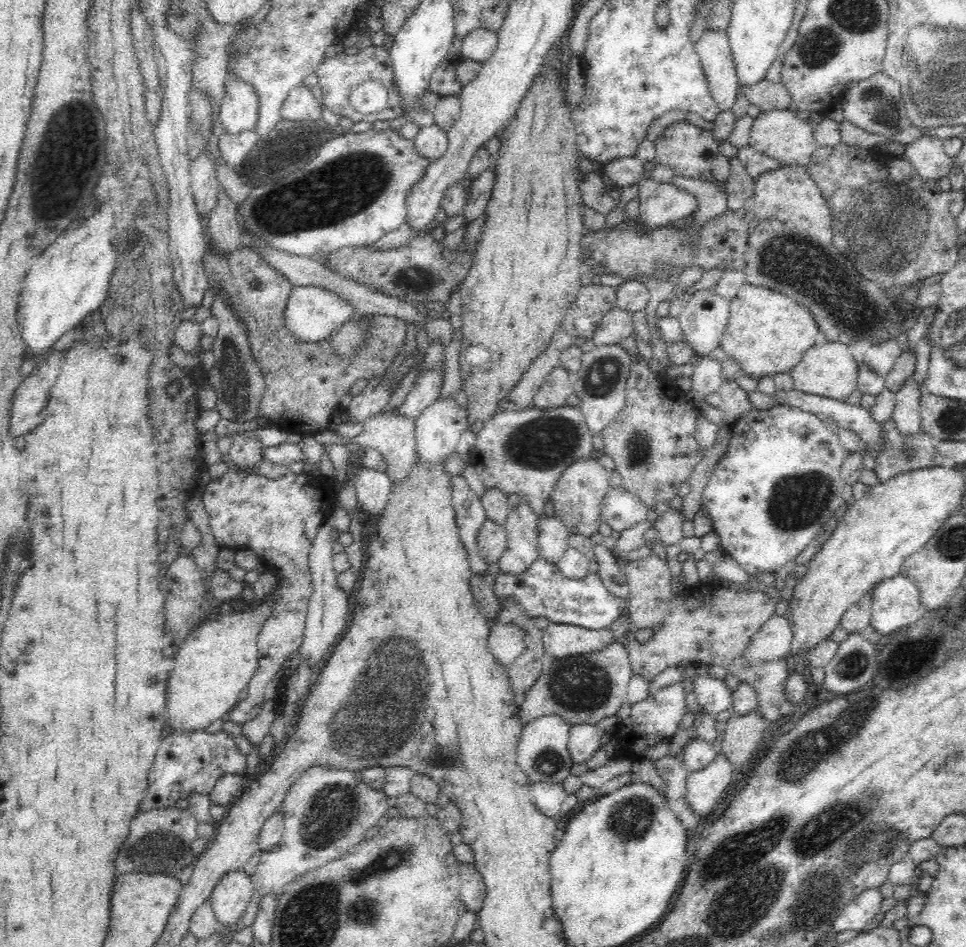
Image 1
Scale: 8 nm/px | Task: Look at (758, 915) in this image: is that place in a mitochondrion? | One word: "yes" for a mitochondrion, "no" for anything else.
yes

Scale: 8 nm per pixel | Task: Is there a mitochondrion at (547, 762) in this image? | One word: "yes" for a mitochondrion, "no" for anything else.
yes

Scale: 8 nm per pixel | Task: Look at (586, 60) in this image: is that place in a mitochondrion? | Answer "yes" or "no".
no

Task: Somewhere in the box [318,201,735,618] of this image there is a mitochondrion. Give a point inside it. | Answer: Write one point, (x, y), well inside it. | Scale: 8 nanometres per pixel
(541, 443)

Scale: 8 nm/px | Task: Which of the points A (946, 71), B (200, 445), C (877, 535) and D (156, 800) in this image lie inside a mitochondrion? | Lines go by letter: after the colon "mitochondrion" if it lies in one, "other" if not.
A: mitochondrion
B: other
C: other
D: other

